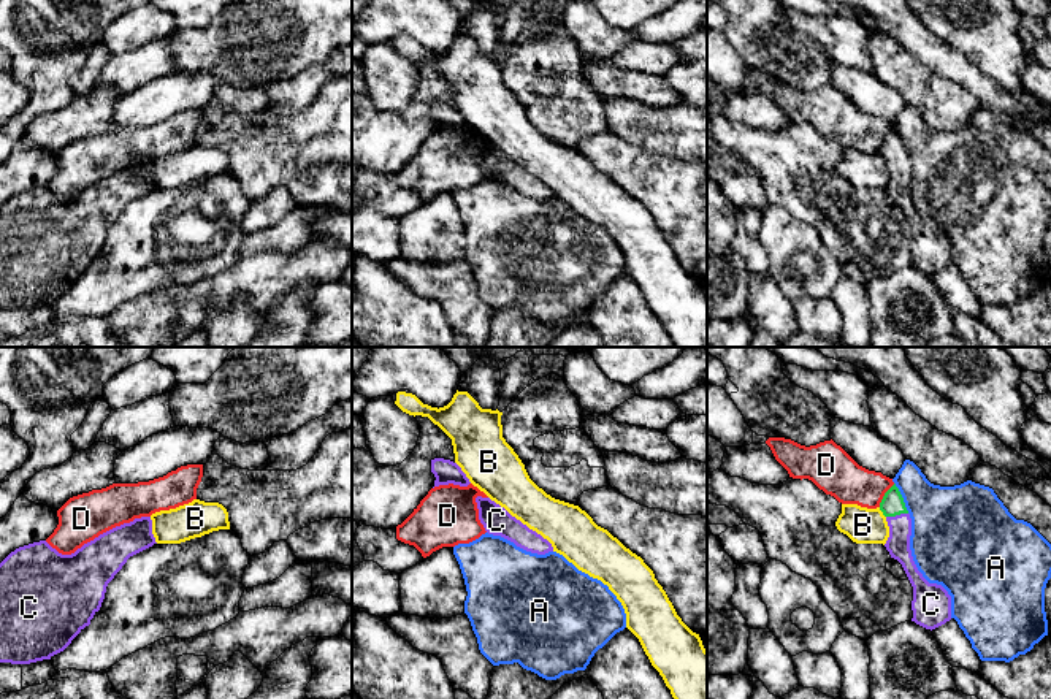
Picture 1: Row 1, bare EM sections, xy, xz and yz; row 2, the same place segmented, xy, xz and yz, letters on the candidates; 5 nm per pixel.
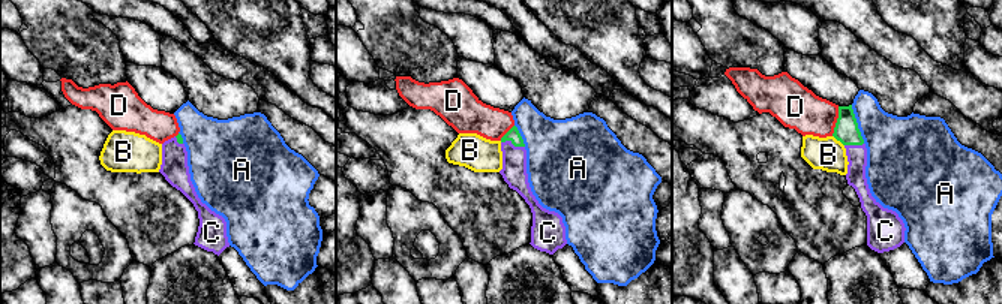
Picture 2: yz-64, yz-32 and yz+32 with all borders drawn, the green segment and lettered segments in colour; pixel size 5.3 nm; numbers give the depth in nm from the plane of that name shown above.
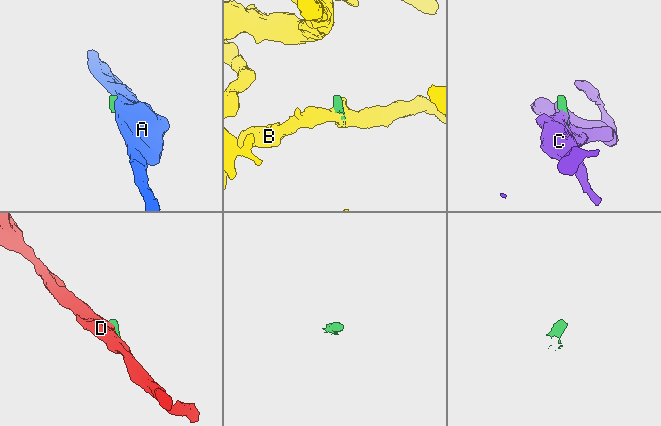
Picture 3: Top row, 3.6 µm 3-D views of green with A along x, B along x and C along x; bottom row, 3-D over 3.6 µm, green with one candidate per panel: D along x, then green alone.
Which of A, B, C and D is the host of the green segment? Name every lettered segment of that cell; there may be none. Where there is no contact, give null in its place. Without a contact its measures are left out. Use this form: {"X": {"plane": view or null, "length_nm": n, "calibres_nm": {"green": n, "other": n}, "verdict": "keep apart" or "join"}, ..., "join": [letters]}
{"A": {"plane": "yz", "length_nm": 180, "calibres_nm": {"green": 120, "other": 360}, "verdict": "keep apart"}, "B": {"plane": "yz", "length_nm": 70, "calibres_nm": {"green": 120, "other": 180}, "verdict": "keep apart"}, "C": {"plane": "yz", "length_nm": 110, "calibres_nm": {"green": 120, "other": 120}, "verdict": "join"}, "D": {"plane": "yz", "length_nm": 150, "calibres_nm": {"green": 120, "other": 220}, "verdict": "keep apart"}, "join": ["C"]}

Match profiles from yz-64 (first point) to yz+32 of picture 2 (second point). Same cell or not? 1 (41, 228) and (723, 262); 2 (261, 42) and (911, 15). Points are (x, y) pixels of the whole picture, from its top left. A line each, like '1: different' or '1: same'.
1: different
2: same

